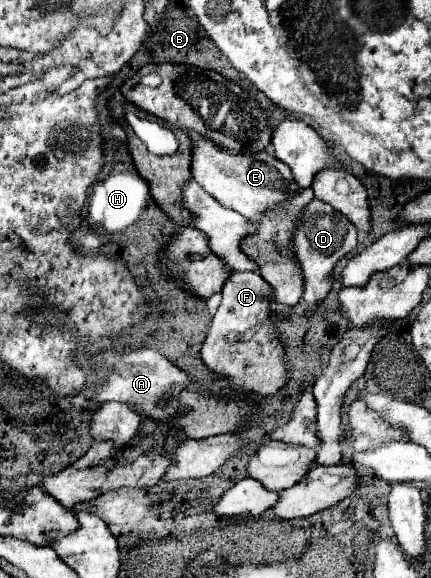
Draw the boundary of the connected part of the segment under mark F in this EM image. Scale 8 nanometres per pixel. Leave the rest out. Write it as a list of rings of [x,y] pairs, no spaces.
[[[232,273],[230,281],[222,289],[222,305],[214,315],[208,337],[202,347],[202,359],[206,367],[226,375],[236,387],[236,391],[246,391],[252,397],[274,395],[288,383],[290,377],[284,359],[284,347],[280,345],[278,335],[260,335],[260,349],[238,349],[242,345],[242,337],[252,327],[272,319],[272,301],[268,299],[270,293],[272,287],[258,273]]]

